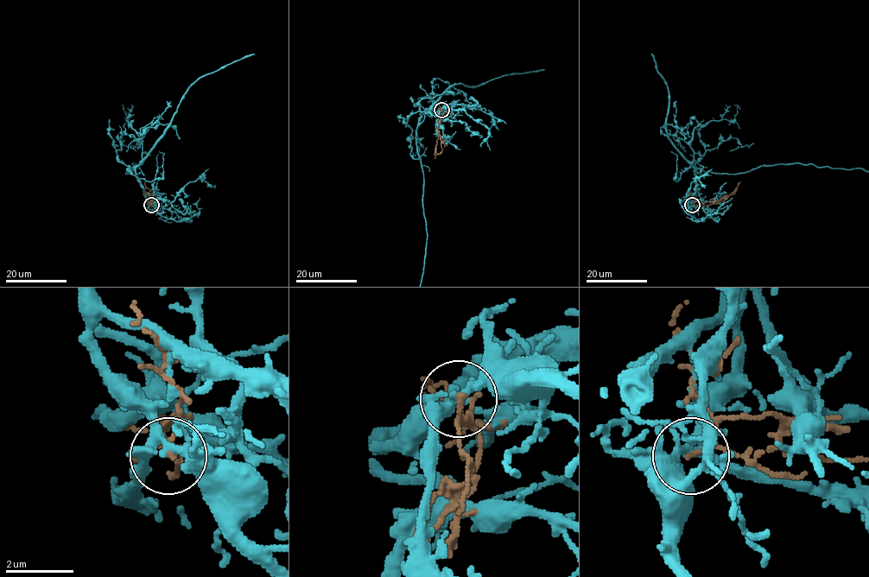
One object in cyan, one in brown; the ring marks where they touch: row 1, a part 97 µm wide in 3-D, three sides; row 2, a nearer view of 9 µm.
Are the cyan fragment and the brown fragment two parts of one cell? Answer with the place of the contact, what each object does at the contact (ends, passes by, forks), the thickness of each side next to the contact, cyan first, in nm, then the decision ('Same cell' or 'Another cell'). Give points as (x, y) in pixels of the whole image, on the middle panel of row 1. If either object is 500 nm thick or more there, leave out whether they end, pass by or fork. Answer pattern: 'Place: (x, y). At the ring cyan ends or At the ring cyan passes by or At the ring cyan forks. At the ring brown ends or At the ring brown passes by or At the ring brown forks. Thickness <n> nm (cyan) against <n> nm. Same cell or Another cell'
Place: (441, 110). At the ring cyan forks. At the ring brown passes by. Thickness 280 nm (cyan) against 120 nm. Another cell

